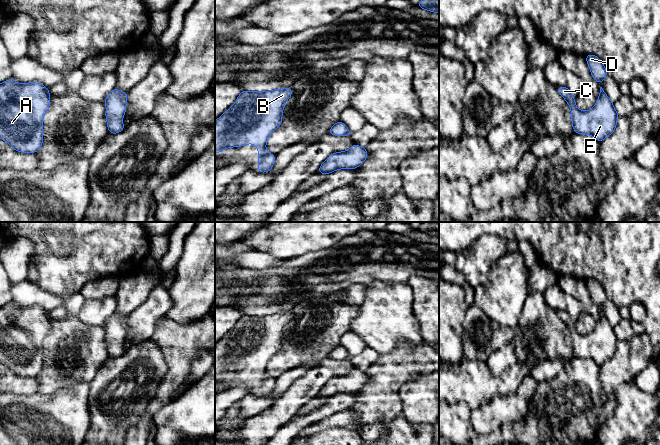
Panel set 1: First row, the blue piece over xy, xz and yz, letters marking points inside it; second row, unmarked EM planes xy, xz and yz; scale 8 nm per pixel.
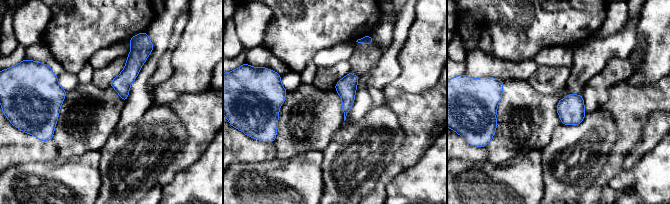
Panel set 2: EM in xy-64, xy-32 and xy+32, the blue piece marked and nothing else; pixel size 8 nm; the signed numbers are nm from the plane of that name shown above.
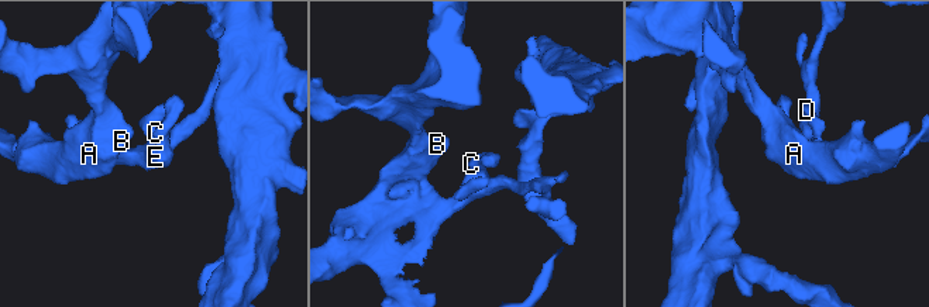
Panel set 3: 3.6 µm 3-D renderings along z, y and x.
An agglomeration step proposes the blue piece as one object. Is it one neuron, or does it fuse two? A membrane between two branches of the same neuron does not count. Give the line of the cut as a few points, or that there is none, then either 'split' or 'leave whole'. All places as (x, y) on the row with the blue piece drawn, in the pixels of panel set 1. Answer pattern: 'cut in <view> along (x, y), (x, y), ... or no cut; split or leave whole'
no cut; leave whole

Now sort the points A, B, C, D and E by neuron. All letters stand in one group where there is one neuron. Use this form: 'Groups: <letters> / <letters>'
Groups: A B C D E

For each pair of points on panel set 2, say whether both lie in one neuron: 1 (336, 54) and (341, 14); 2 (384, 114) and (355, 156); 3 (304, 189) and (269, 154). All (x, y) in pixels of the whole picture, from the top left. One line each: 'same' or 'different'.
1: different
2: same
3: different

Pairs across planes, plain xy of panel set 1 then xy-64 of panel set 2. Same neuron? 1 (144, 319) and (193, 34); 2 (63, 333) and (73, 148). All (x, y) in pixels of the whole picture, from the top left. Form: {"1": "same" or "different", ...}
{"1": "different", "2": "same"}

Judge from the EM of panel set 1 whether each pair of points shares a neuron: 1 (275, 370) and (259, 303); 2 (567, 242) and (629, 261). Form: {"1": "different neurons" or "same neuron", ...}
{"1": "different neurons", "2": "same neuron"}

